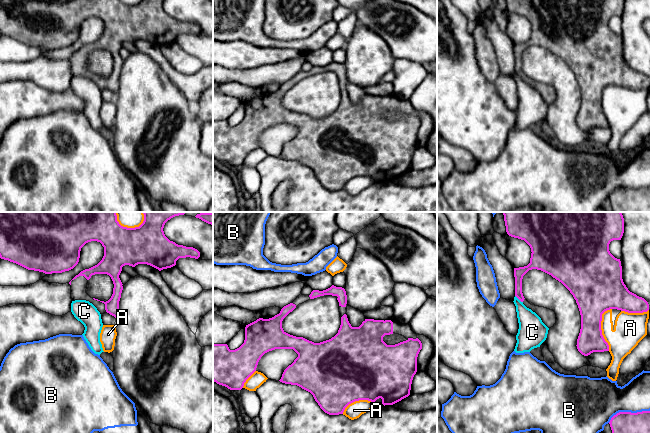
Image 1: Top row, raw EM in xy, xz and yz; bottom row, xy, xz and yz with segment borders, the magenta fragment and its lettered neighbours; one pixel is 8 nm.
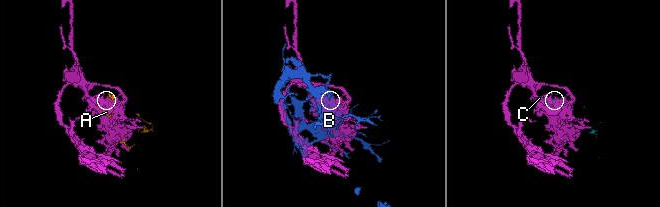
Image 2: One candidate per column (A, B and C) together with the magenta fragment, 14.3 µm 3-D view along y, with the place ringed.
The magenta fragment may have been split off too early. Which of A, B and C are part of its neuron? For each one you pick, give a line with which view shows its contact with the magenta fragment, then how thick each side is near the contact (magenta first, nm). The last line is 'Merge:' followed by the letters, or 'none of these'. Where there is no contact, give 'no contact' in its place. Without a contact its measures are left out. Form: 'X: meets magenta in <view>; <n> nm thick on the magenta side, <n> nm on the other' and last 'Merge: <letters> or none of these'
Merge: none of these

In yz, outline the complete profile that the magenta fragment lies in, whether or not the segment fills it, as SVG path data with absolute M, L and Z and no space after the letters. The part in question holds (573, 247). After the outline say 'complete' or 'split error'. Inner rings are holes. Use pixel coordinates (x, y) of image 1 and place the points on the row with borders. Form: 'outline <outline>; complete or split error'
outline M503 212L503 215L507 234L524 240L532 252L527 266L514 268L515 296L521 302L524 301L522 279L532 269L541 270L561 282L573 295L580 311L581 329L576 346L582 355L609 351L601 330L602 314L605 311L617 309L628 313L643 313L649 310L649 304L644 298L628 290L622 279L621 261L609 251L610 242L621 240L624 233L621 212Z; complete

